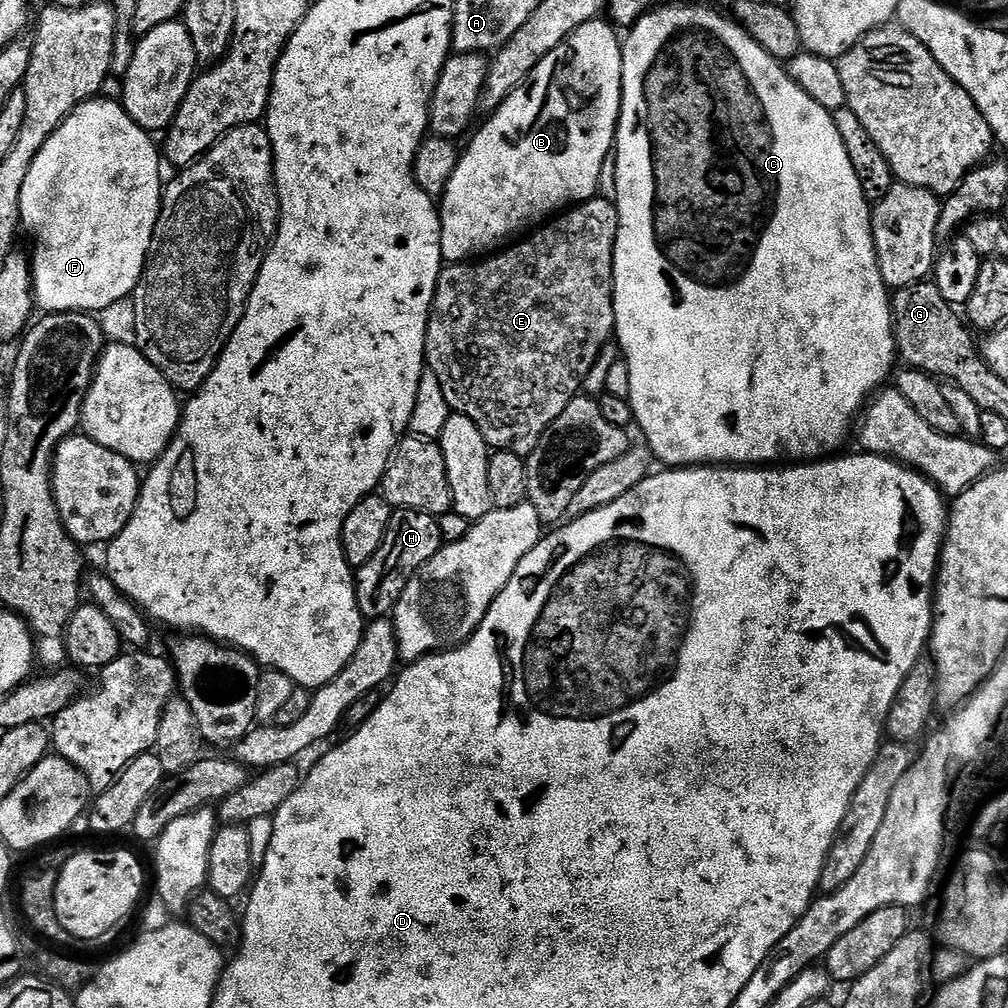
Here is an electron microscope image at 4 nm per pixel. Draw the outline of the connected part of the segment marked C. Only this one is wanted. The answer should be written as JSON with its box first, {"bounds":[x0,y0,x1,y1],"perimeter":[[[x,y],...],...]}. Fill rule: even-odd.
{"bounds":[612,4,898,466],"perimeter":[[[668,4],[668,5],[666,5],[666,6],[665,6],[665,8],[659,8],[659,6],[656,6],[656,7],[653,7],[653,8],[652,8],[652,9],[651,9],[651,10],[648,10],[648,11],[645,11],[645,13],[644,13],[644,15],[643,15],[643,16],[641,16],[641,17],[640,17],[640,19],[639,19],[639,20],[637,20],[637,21],[636,21],[636,23],[635,23],[635,24],[633,24],[633,25],[631,25],[631,27],[629,27],[629,28],[628,28],[628,29],[627,29],[627,32],[628,32],[628,37],[627,37],[627,36],[626,36],[626,35],[625,35],[625,36],[624,36],[624,37],[623,37],[623,40],[622,40],[622,102],[621,102],[621,103],[620,103],[620,121],[619,121],[619,122],[618,122],[618,126],[617,126],[617,127],[616,127],[616,142],[615,142],[615,145],[614,145],[614,157],[615,157],[615,159],[616,159],[616,166],[617,166],[617,176],[616,176],[616,192],[615,192],[615,195],[614,195],[614,203],[615,203],[615,205],[616,205],[616,222],[615,222],[615,225],[614,225],[614,239],[613,239],[613,241],[612,241],[612,301],[613,301],[613,302],[614,302],[614,318],[615,318],[615,319],[616,319],[616,331],[615,331],[615,333],[614,333],[614,340],[615,340],[615,343],[617,343],[617,342],[618,342],[618,343],[620,343],[620,348],[621,348],[621,350],[622,350],[622,351],[624,351],[624,352],[622,352],[622,351],[620,351],[620,352],[621,352],[621,353],[622,353],[622,359],[623,359],[623,361],[624,361],[624,365],[626,365],[626,367],[628,367],[628,373],[629,373],[629,374],[630,374],[630,390],[629,390],[629,391],[628,391],[628,399],[627,399],[627,401],[628,401],[628,403],[629,403],[629,404],[631,404],[631,405],[632,405],[632,418],[633,418],[633,421],[634,421],[634,424],[635,424],[635,427],[636,427],[636,428],[637,428],[637,429],[638,429],[638,428],[639,428],[639,427],[640,427],[640,432],[641,432],[641,434],[642,434],[642,435],[644,435],[644,440],[645,440],[645,442],[646,442],[646,443],[648,443],[648,448],[649,448],[649,450],[650,450],[650,451],[652,451],[652,452],[653,452],[653,454],[654,454],[654,455],[656,455],[656,456],[657,456],[657,458],[658,458],[658,459],[660,459],[660,460],[661,460],[661,462],[662,462],[662,463],[664,463],[664,464],[661,464],[661,465],[664,465],[664,466],[764,466],[764,465],[767,465],[767,464],[768,464],[768,463],[769,463],[769,462],[776,462],[776,461],[779,461],[779,460],[776,460],[776,459],[778,459],[778,458],[779,458],[779,456],[788,456],[788,457],[784,457],[784,458],[814,458],[814,457],[817,457],[817,456],[818,456],[818,455],[819,455],[819,454],[824,454],[824,453],[827,453],[827,452],[828,452],[828,451],[829,451],[829,450],[836,450],[836,449],[839,449],[839,448],[836,448],[836,447],[838,447],[838,446],[839,446],[839,444],[840,444],[840,443],[842,443],[842,442],[843,442],[843,440],[844,440],[844,435],[846,435],[846,434],[847,434],[847,432],[848,432],[848,415],[850,415],[850,414],[851,414],[851,412],[852,412],[852,410],[853,410],[853,409],[854,409],[854,408],[855,408],[855,407],[856,407],[856,406],[857,406],[857,404],[858,404],[858,402],[859,402],[859,400],[860,400],[860,398],[861,398],[861,397],[862,397],[862,396],[863,396],[863,395],[864,395],[864,394],[865,394],[865,392],[866,392],[866,390],[868,390],[868,389],[870,389],[870,388],[871,388],[871,387],[872,387],[872,386],[874,386],[874,387],[873,387],[873,388],[876,388],[876,387],[879,387],[879,386],[880,386],[880,385],[883,385],[883,384],[884,384],[884,383],[885,383],[885,381],[884,381],[884,382],[883,382],[883,380],[884,380],[884,379],[886,379],[886,378],[887,378],[887,376],[888,376],[888,370],[889,370],[889,369],[890,369],[890,368],[891,368],[891,366],[892,366],[892,359],[893,359],[893,360],[894,360],[894,361],[895,361],[895,360],[896,360],[896,359],[897,359],[897,356],[898,356],[898,353],[897,353],[897,350],[896,350],[896,340],[895,340],[895,337],[894,337],[894,336],[893,336],[893,335],[892,335],[892,306],[891,306],[891,303],[890,303],[890,289],[889,289],[889,287],[888,287],[888,285],[887,285],[887,284],[885,284],[885,282],[884,282],[884,279],[883,279],[883,278],[882,278],[882,274],[881,274],[881,273],[880,273],[880,271],[879,271],[879,270],[878,270],[878,268],[877,268],[877,262],[876,262],[876,251],[875,251],[875,250],[874,250],[874,248],[873,248],[873,242],[872,242],[872,224],[871,224],[871,221],[870,221],[870,204],[869,204],[869,201],[867,201],[867,202],[866,202],[866,201],[864,201],[864,199],[866,199],[866,193],[865,193],[865,190],[864,190],[864,188],[863,188],[863,187],[862,187],[862,186],[861,186],[861,184],[860,184],[860,183],[859,183],[859,182],[858,182],[858,174],[854,174],[854,166],[850,166],[850,157],[848,157],[848,156],[847,156],[847,154],[846,154],[846,146],[842,146],[842,138],[841,138],[841,136],[839,136],[839,134],[838,134],[838,126],[834,126],[834,122],[833,122],[833,121],[832,121],[832,113],[830,113],[830,112],[828,112],[828,111],[826,111],[826,110],[825,110],[825,108],[823,108],[823,107],[822,107],[822,106],[818,106],[818,102],[814,102],[814,98],[810,98],[810,94],[806,94],[806,93],[805,93],[805,92],[804,92],[804,91],[802,91],[802,90],[801,90],[801,88],[800,88],[800,87],[798,87],[798,86],[797,86],[797,84],[796,84],[796,83],[794,83],[794,81],[793,81],[793,80],[792,80],[792,79],[790,79],[790,78],[789,78],[789,77],[788,77],[788,74],[787,74],[787,71],[786,71],[786,68],[785,68],[785,65],[784,65],[784,64],[783,64],[783,63],[781,63],[781,61],[779,61],[779,60],[777,60],[777,59],[776,59],[776,57],[774,57],[774,56],[772,56],[772,55],[771,55],[771,54],[770,54],[770,53],[768,53],[768,52],[767,52],[767,50],[766,50],[766,49],[765,49],[765,48],[763,48],[763,46],[762,46],[762,45],[761,45],[761,44],[760,44],[760,43],[758,43],[758,42],[757,42],[757,41],[756,41],[756,39],[754,39],[754,38],[753,38],[753,36],[752,36],[752,35],[750,35],[750,33],[749,33],[749,32],[748,32],[748,31],[747,31],[747,30],[746,30],[746,29],[744,29],[744,27],[743,27],[743,26],[742,26],[742,25],[740,25],[740,24],[738,24],[738,23],[736,23],[736,21],[735,21],[735,19],[733,19],[733,17],[732,17],[732,16],[731,16],[731,15],[728,15],[728,14],[725,14],[725,16],[723,16],[723,14],[722,14],[722,13],[720,13],[720,12],[715,12],[715,10],[714,10],[714,9],[712,9],[712,8],[703,8],[703,6],[702,6],[702,5],[700,5],[700,4]]]}

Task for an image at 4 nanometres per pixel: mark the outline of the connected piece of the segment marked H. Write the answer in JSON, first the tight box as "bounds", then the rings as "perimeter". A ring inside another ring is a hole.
{"bounds":[355,508,442,618],"perimeter":[[[414,508],[395,509],[386,526],[382,542],[363,566],[355,569],[356,601],[365,618],[384,618],[396,606],[396,600],[409,575],[424,564],[442,546],[437,517],[430,512],[417,512]]]}

